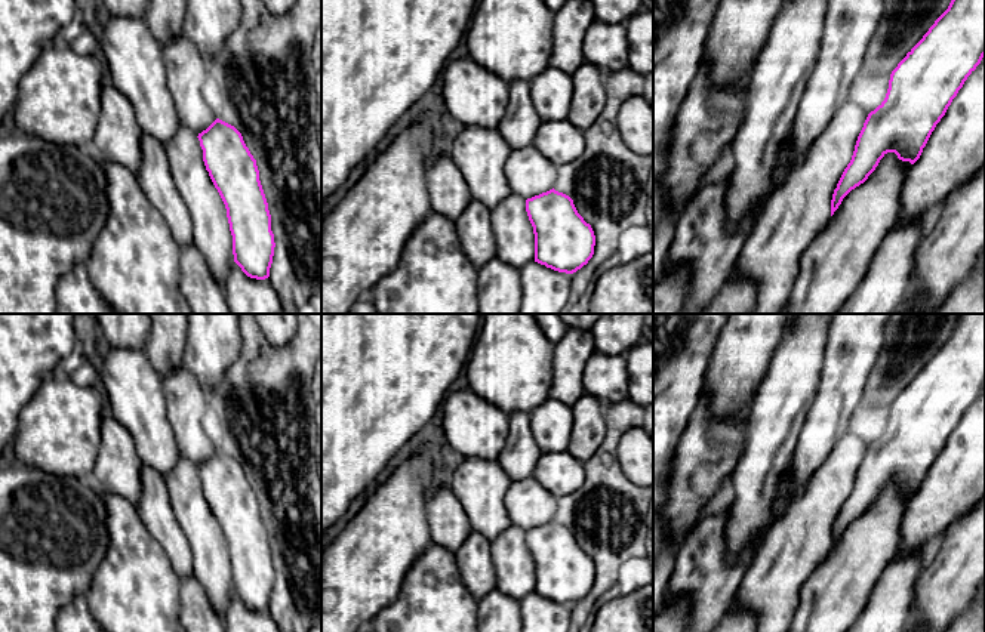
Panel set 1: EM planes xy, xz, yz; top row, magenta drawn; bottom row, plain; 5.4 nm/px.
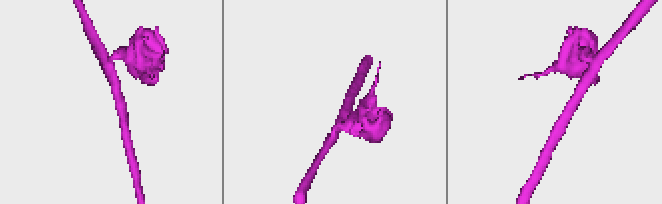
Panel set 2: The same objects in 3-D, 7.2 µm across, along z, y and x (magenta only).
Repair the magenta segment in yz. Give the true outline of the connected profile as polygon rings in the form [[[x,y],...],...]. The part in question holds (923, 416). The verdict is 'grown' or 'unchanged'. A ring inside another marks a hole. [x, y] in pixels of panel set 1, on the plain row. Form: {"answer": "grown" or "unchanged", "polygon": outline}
{"answer": "unchanged", "polygon": [[[960,314],[948,340],[892,403],[884,432],[868,446],[850,494],[831,531],[831,548],[843,530],[864,515],[887,484],[914,496],[967,409],[985,388],[985,314]]]}

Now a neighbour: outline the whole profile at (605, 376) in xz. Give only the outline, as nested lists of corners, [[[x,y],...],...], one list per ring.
[[[594,352],[582,372],[585,394],[597,398],[603,406],[630,398],[630,376],[624,355]]]

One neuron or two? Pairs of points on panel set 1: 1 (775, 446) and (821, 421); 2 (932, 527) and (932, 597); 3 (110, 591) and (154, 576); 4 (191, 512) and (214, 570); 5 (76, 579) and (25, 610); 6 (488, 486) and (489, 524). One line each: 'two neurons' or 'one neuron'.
1: two neurons
2: two neurons
3: one neuron
4: one neuron
5: one neuron
6: one neuron

